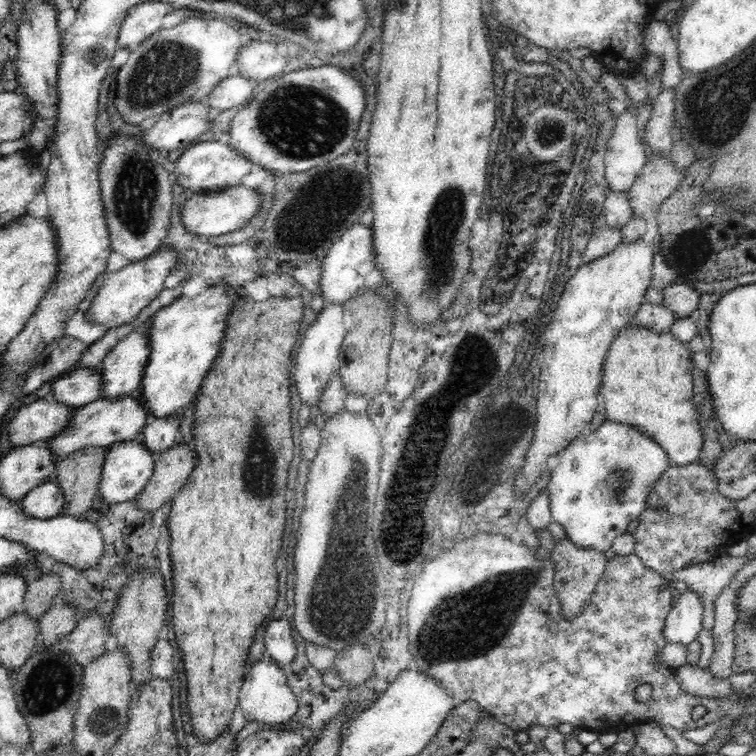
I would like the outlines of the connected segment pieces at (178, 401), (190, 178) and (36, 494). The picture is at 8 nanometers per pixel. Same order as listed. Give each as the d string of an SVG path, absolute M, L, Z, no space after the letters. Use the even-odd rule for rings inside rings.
M228 282L212 283L209 289L203 290L195 297L181 296L168 306L156 312L149 323L150 354L149 364L146 365L139 394L144 398L145 407L154 418L166 418L172 414L181 413L194 401L199 386L204 382L217 354L221 352L222 339L228 326L229 310L238 300L238 293L228 293Z
M200 141L184 148L184 152L175 162L174 184L194 193L213 193L228 187L240 185L242 178L252 172L254 164L244 158L230 145L219 141Z
M49 480L30 491L20 502L22 502L22 511L34 519L55 518L66 506L62 488L58 483Z

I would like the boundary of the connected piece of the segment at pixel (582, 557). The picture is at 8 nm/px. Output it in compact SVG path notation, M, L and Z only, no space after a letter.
M566 536L565 539L555 542L550 557L555 566L554 593L558 595L561 614L564 614L565 618L571 618L572 615L578 614L582 606L586 606L588 600L594 595L595 588L606 568L607 560L604 551L576 546Z

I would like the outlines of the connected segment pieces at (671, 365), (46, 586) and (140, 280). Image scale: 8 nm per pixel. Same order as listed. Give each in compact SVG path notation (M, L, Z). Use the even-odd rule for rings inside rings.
M630 320L614 336L602 366L602 384L599 393L600 396L604 396L606 418L639 428L642 434L654 439L654 443L666 451L672 464L678 466L699 462L705 442L696 403L692 399L694 394L692 355L693 352L690 351L688 344L680 342L671 332L662 334L660 331L650 330L649 327L638 326Z
M49 572L41 578L27 584L22 610L31 618L40 620L42 615L50 608L52 600L60 590L60 577L58 572Z
M165 244L161 249L146 260L131 262L119 271L104 274L102 286L97 288L85 305L84 319L94 325L104 325L106 330L132 322L164 288L164 280L178 262L178 251L170 244Z

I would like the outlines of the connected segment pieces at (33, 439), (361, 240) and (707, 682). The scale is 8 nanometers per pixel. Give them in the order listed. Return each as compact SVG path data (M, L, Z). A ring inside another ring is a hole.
M51 397L38 399L28 405L18 408L17 412L6 422L6 434L8 440L14 447L24 447L34 444L41 444L50 440L52 435L59 433L65 426L68 426L71 414L75 407L66 406L56 402Z
M356 223L327 250L322 263L319 289L326 304L345 303L352 300L364 286L364 276L374 270L373 226L372 223Z
M687 662L675 669L675 677L684 692L700 698L737 696L738 691L730 689L728 678L716 678L707 669Z

